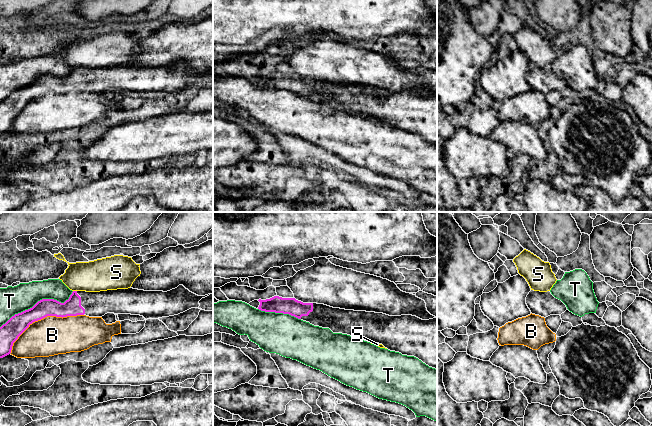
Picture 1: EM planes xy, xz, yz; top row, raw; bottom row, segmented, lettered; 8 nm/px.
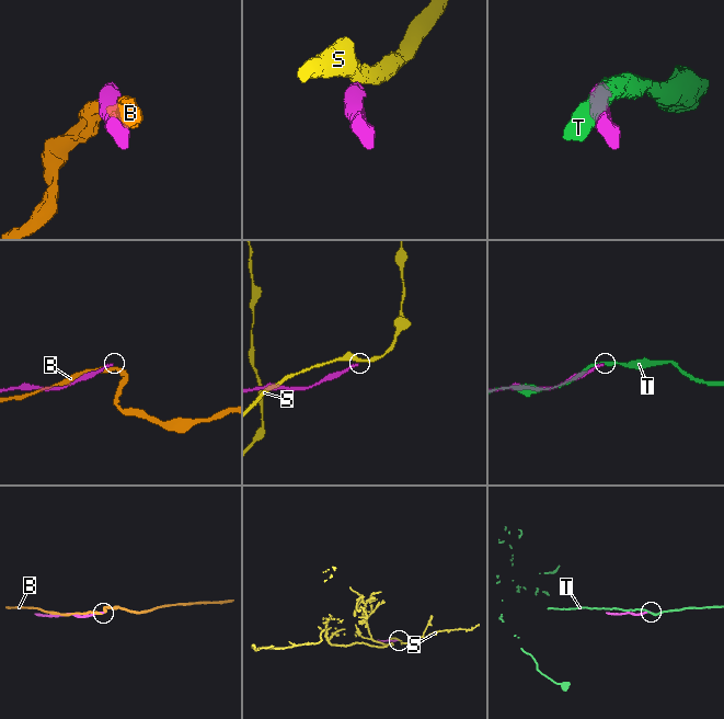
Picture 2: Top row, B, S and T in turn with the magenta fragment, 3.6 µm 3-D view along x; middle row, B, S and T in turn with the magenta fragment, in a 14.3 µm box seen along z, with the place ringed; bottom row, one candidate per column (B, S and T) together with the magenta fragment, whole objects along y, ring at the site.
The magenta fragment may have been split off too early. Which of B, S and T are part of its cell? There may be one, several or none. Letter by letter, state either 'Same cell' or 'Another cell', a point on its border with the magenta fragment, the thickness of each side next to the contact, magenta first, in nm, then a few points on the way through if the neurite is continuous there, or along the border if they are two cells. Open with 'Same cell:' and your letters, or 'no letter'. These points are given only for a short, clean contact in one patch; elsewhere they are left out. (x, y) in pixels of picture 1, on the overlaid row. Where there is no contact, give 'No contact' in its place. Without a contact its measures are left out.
Same cell: no letter
B: Another cell. Touches magenta at xy (42, 318). Thickness 160 nm (magenta) against 320 nm
S: Another cell. Touches magenta at xy (75, 291). Thickness 140 nm (magenta) against 260 nm. Boundary: xy (73, 290), (76, 291)
T: Another cell. Touches magenta at xy (38, 301). Thickness 160 nm (magenta) against 220 nm

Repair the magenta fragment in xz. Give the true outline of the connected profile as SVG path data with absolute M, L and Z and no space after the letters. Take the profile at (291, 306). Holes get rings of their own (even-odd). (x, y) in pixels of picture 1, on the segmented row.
M279 296L258 301L260 302L258 309L261 311L289 314L314 326L329 328L333 333L347 334L367 342L379 343L390 351L414 356L429 367L437 369L437 318L422 320L412 315L389 316L383 313L345 310Z

